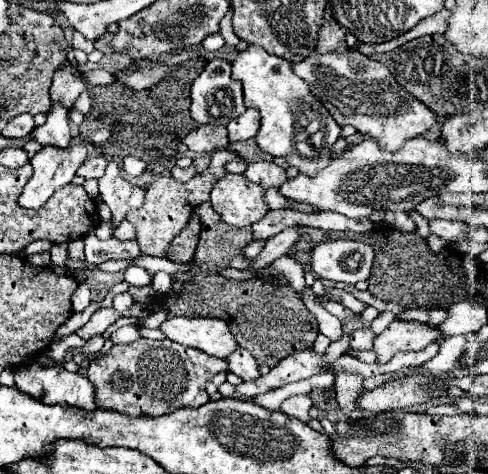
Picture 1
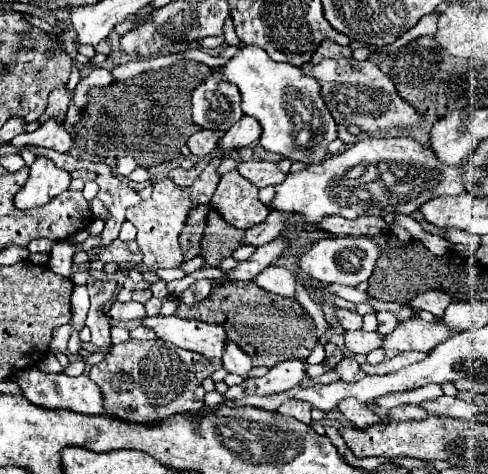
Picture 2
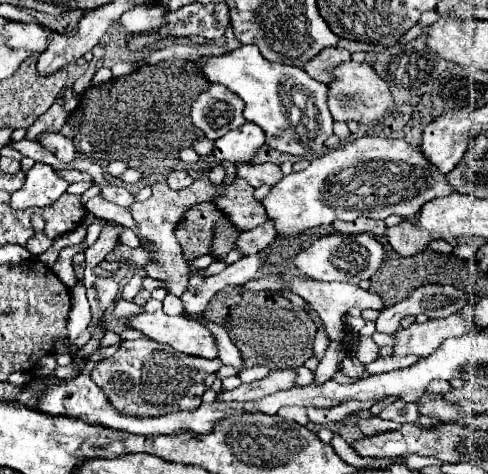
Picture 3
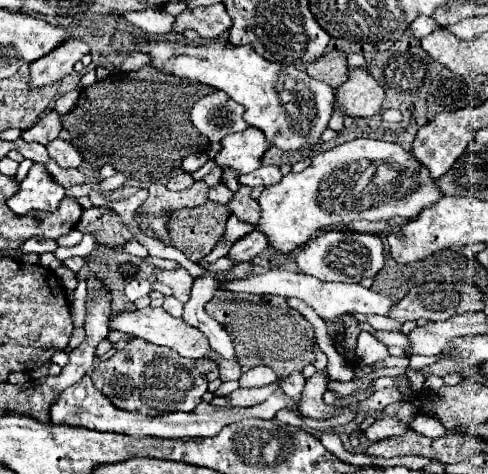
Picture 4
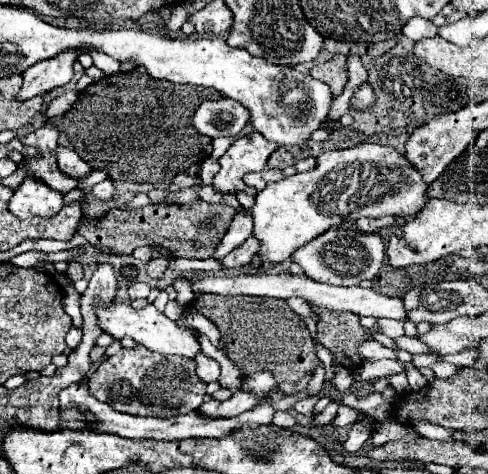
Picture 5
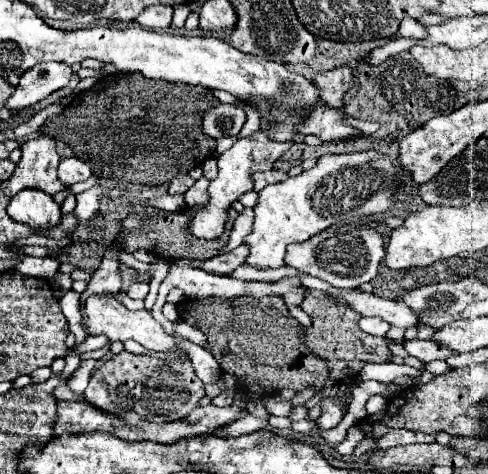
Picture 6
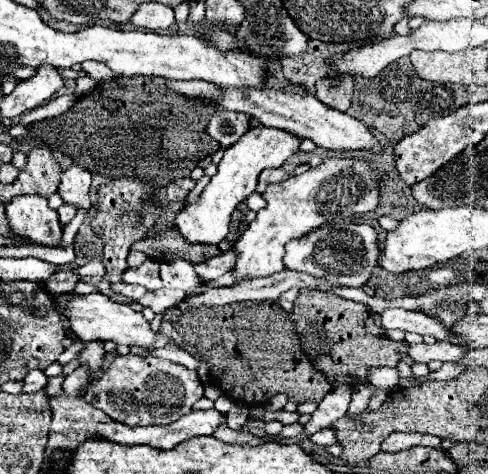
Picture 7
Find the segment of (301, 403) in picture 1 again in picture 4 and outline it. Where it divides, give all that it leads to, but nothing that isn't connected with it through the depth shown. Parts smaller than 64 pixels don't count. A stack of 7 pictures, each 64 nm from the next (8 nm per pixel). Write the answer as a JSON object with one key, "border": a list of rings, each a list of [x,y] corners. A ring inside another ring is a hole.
{"border":[[[280,410],[278,414],[276,414],[276,418],[280,420],[280,422],[284,422],[284,424],[290,424],[290,426],[302,426],[304,424],[304,416],[298,412],[298,410]]]}

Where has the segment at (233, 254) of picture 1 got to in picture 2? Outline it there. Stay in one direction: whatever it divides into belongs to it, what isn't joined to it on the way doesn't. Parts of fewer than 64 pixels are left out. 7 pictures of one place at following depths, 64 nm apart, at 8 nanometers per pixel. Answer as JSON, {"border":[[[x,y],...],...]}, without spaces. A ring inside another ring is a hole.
{"border":[[[210,210],[206,216],[206,232],[200,252],[200,258],[204,258],[204,268],[218,268],[224,258],[232,256],[232,252],[242,244],[244,232],[246,230],[228,226],[218,212]],[[220,282],[210,296],[194,306],[178,304],[180,318],[196,318],[202,322],[216,322],[226,326],[228,338],[252,356],[254,366],[272,368],[292,356],[308,356],[316,346],[316,324],[310,314],[292,298],[268,292],[256,282]]]}

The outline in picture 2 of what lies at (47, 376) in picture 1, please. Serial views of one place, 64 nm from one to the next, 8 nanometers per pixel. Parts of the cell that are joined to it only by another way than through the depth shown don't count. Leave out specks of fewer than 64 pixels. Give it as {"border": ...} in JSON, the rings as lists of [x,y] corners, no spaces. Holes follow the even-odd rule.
{"border":[[[30,366],[30,368],[22,368],[14,376],[16,376],[16,382],[18,382],[22,394],[32,404],[38,404],[42,408],[66,408],[66,410],[74,410],[74,412],[80,412],[80,414],[108,414],[102,406],[100,388],[88,378],[88,374],[72,378],[72,376],[66,376],[64,372],[46,374],[40,368]]]}

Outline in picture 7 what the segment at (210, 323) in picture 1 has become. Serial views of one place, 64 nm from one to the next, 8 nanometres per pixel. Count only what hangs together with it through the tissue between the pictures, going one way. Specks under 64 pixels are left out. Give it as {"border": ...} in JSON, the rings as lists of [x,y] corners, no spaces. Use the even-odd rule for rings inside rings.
{"border":[[[96,292],[96,294],[64,294],[60,296],[58,304],[64,304],[68,308],[70,326],[72,332],[80,340],[112,340],[114,344],[138,344],[138,346],[152,346],[158,338],[158,332],[152,330],[150,320],[144,318],[142,312],[134,312],[132,308],[112,302],[108,296]]]}

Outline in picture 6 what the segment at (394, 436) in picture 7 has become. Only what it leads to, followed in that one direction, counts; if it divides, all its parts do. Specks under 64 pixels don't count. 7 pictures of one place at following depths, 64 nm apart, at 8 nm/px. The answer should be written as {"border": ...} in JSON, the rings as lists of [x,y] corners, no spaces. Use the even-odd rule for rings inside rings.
{"border":[[[390,428],[388,434],[378,438],[378,448],[404,446],[404,444],[414,444],[414,442],[434,442],[434,436],[432,434],[424,434],[424,432],[406,430],[406,428]]]}

